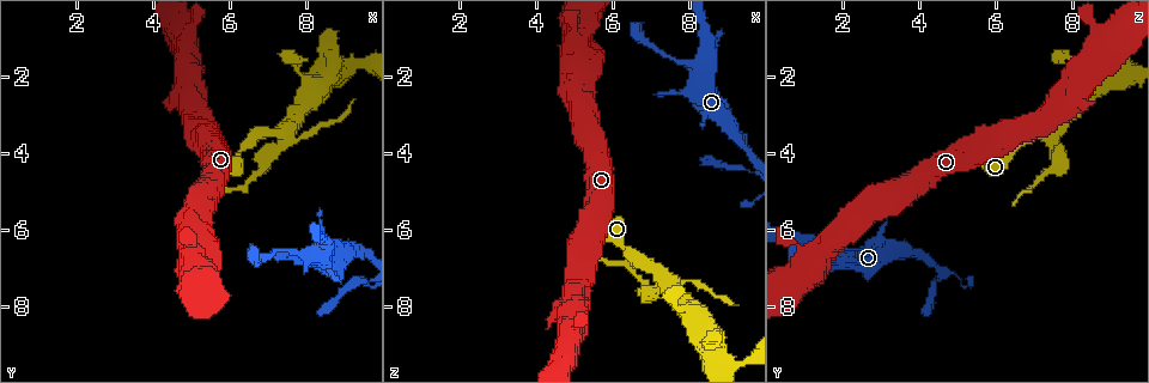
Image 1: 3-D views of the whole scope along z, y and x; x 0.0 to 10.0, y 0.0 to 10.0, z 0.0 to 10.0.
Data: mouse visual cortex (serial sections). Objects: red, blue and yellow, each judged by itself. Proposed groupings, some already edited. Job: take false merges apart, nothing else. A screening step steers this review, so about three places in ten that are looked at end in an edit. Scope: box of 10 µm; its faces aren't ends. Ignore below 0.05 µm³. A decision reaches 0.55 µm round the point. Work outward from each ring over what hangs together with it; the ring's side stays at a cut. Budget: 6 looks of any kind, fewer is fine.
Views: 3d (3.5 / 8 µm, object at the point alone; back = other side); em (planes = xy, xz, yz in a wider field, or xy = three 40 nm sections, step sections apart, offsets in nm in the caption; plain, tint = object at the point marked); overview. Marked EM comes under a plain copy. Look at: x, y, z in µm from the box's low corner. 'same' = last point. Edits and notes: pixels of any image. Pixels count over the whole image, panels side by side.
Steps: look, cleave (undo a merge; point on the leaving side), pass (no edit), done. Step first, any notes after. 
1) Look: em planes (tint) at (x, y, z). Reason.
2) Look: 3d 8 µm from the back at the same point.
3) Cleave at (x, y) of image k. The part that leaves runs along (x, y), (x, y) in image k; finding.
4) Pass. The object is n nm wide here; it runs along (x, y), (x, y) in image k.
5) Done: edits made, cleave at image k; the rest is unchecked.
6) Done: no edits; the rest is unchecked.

Look: 3d 8 µm at (7.55, 3.50, 7.40). A fork.

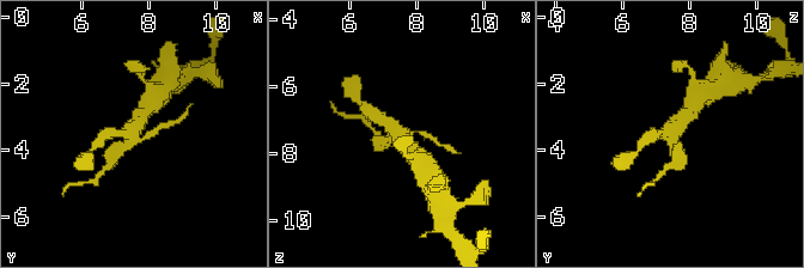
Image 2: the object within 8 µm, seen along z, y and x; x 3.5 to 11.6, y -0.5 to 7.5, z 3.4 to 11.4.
Look: 3d 3.5 µm at the same point.

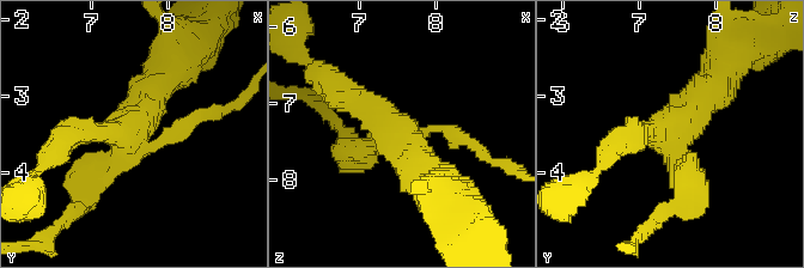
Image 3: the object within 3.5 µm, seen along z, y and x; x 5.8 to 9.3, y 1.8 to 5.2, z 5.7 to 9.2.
Look: em xy step 3 (tint) at (7.45, 3.50, 7.40).

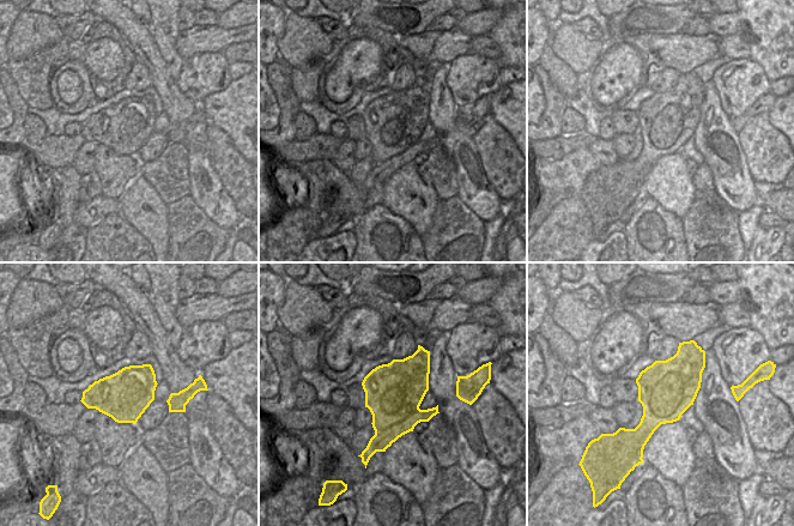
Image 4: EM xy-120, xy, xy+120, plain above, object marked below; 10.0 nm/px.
Cleave at (454, 138) of image 3. The part that leaves runs along (425, 132), (464, 138), (512, 172) in image 3; two cells meet here.

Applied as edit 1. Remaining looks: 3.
Look: 3d 3.5 µm at (5.05, 0.90, 8.70). Looks like a crossing.

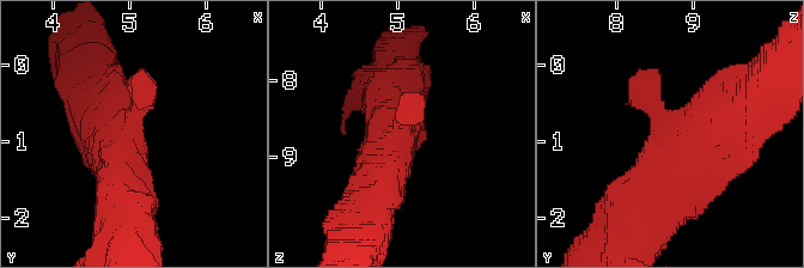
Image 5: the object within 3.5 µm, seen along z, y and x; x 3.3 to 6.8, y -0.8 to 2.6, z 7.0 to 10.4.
Look: em xy step 5 (tint) at (5.00, 0.85, 8.65).

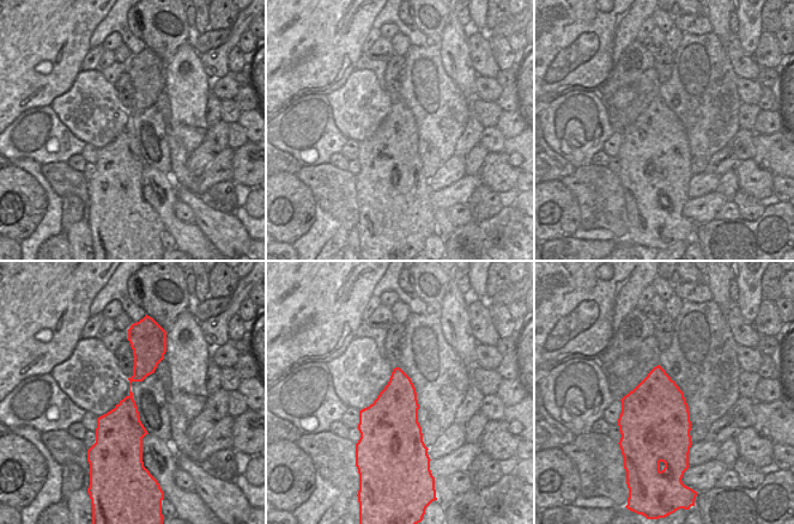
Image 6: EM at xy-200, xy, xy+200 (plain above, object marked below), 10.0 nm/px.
Pass. It runs along (138, 347), (139, 372), (129, 384), (126, 443) in image 6; one cell here.

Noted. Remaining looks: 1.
Done: edits made, cleave at image 3; the rest is unchecked.

